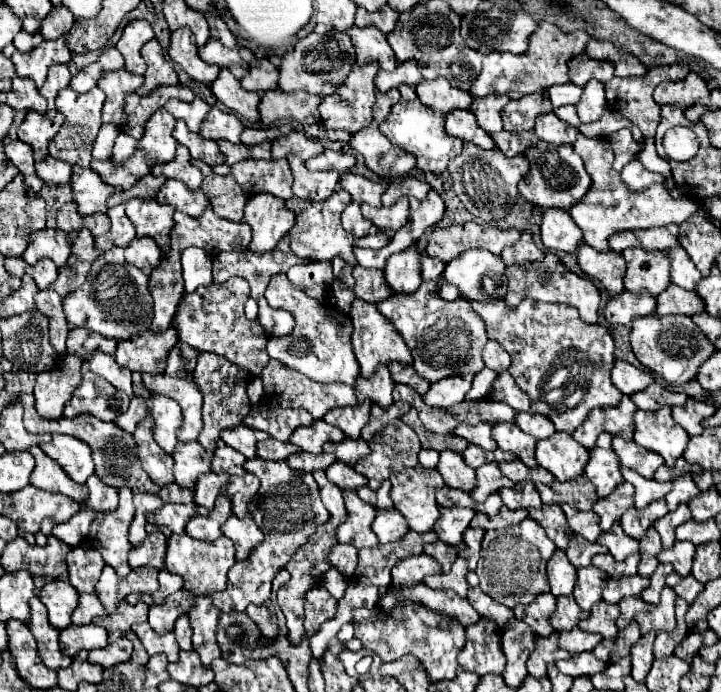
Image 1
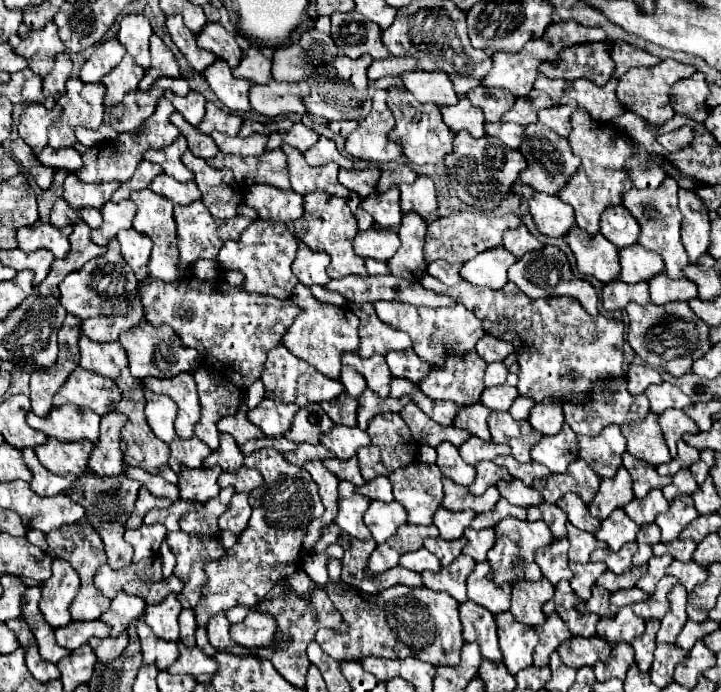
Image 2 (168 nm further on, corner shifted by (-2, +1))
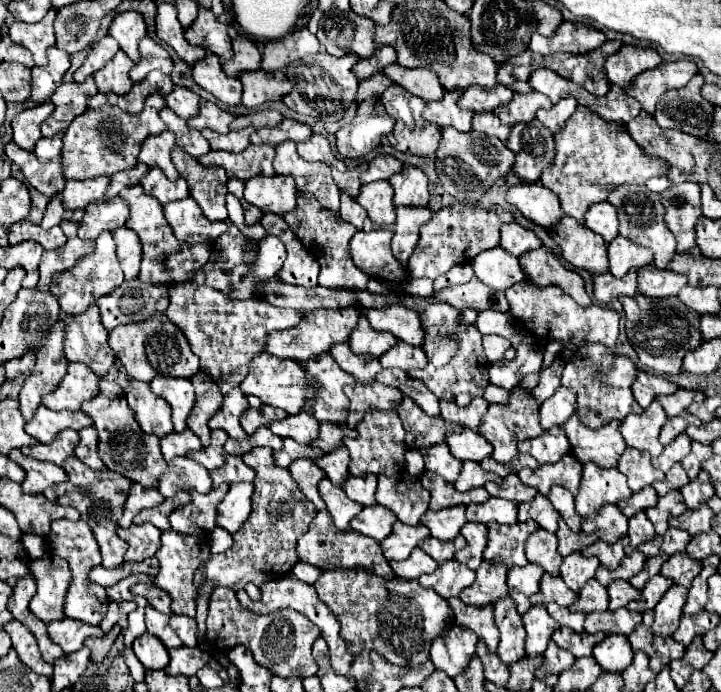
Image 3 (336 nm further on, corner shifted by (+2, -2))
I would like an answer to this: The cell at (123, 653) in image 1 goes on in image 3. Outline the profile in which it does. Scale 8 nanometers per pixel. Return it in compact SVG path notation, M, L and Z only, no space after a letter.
M116 626L116 628L114 628L112 632L108 632L104 638L96 638L96 640L92 642L92 646L90 646L90 650L92 650L90 660L92 660L92 662L102 662L102 660L106 658L106 654L108 654L110 646L114 644L114 640L116 640L118 634L120 634L120 626Z

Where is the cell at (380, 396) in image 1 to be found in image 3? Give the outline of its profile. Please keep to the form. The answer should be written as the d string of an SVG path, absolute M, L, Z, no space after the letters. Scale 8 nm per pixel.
M336 344L336 348L332 348L330 356L340 364L340 368L344 372L350 372L360 384L374 384L378 372L382 370L382 364L378 358L374 356L358 356L354 354L348 344Z

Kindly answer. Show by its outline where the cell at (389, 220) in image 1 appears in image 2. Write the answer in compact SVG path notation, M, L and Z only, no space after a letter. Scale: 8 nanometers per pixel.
M390 185L384 193L372 193L362 201L364 209L374 217L374 223L386 229L394 229L400 225L402 211L400 211L400 191L396 185Z

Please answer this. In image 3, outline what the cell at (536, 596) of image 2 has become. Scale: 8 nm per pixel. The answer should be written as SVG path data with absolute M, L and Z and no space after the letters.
M528 564L524 568L510 568L508 570L508 596L516 602L518 614L530 610L530 596L540 590L540 580L544 570L536 564Z

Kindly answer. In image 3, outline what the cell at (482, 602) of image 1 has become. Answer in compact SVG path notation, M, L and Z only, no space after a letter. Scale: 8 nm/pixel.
M482 560L480 568L476 570L476 582L460 592L460 600L468 606L490 606L500 598L508 596L506 584L508 568L496 568Z

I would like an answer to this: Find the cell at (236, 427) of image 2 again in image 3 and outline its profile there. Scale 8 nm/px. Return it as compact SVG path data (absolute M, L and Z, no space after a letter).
M194 282L172 284L168 288L168 310L164 312L172 324L176 324L186 340L190 342L192 352L200 358L202 372L208 372L218 382L224 394L224 406L212 416L210 430L224 430L230 438L244 440L246 432L240 426L240 416L248 408L248 400L234 378L244 378L248 374L250 362L258 352L266 350L266 336L272 330L294 328L300 324L302 314L292 308L278 308L264 300L232 300L222 292L216 292L208 286Z

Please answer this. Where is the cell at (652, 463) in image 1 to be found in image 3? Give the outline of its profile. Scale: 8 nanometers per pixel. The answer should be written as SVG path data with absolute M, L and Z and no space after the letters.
M652 402L642 414L626 416L620 422L620 434L630 448L648 452L652 458L658 458L664 450L664 446L658 442L658 434L666 418L668 416L664 408L658 402Z

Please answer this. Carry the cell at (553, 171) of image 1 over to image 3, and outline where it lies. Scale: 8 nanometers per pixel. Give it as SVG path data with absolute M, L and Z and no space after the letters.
M538 120L516 124L506 144L516 152L516 168L512 168L512 172L524 182L536 184L542 172L554 164L556 148L552 132L548 132Z

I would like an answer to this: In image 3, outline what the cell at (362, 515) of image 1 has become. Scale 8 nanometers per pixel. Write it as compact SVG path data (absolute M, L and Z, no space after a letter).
M328 478L320 482L320 494L324 496L326 508L332 514L332 520L336 524L336 528L348 532L350 528L350 520L360 514L360 510L364 508L362 504L356 504L354 500L348 500L348 496L344 496L342 488L336 488Z

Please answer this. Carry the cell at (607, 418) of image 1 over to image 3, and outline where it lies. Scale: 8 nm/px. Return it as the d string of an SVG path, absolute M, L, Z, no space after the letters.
M594 344L592 348L584 348L584 352L580 352L580 356L576 356L576 360L572 360L564 368L562 386L576 392L576 416L578 416L580 424L590 428L590 430L598 430L598 428L606 426L610 420L624 420L628 414L640 414L642 412L640 404L636 404L632 390L630 390L634 378L636 378L636 366L628 356L616 356L616 354L608 352L606 348L600 348L598 344Z

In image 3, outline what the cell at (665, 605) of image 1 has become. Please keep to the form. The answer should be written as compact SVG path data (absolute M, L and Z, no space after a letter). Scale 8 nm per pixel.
M662 574L652 576L652 578L646 582L640 600L634 600L634 602L628 604L626 608L632 610L632 612L654 610L654 606L660 602L660 598L664 596L664 592L666 592L670 586L672 586L672 580L668 580L666 576L662 576Z

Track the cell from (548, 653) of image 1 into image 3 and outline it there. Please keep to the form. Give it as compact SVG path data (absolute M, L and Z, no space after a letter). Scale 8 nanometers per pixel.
M532 606L524 616L524 628L526 628L526 656L536 658L546 652L546 646L552 638L552 634L560 628L556 620L546 612L546 606Z

